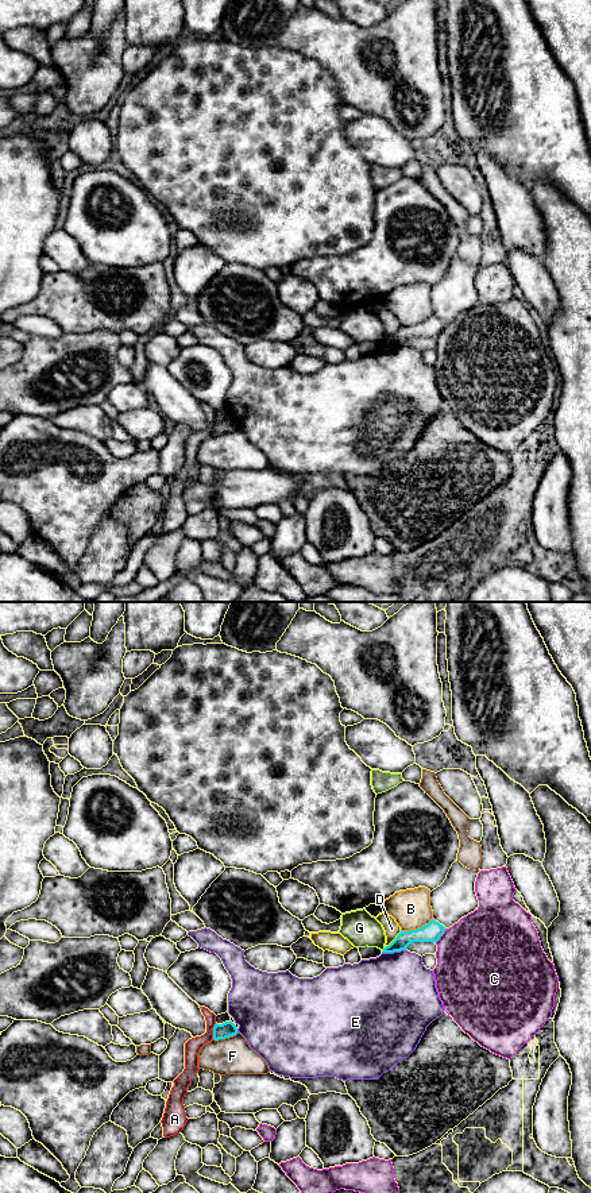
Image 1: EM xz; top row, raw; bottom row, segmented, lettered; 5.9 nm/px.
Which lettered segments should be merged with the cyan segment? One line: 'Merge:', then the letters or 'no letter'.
Merge: no letter

